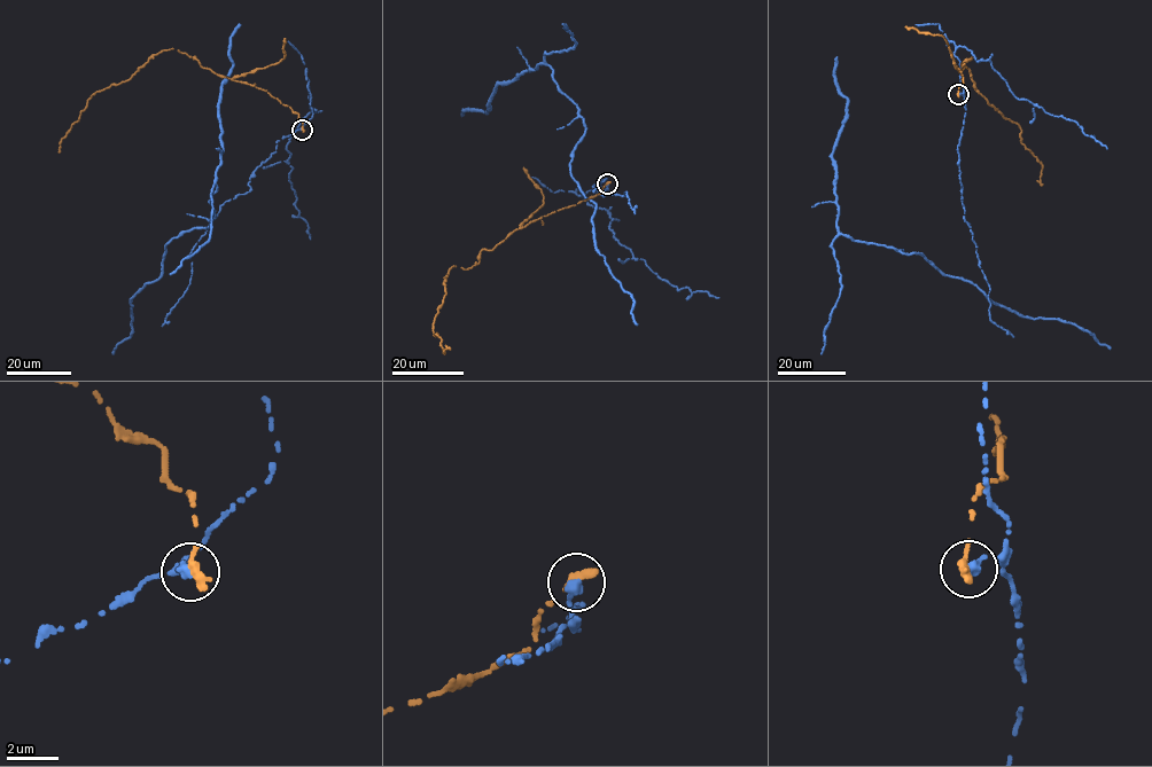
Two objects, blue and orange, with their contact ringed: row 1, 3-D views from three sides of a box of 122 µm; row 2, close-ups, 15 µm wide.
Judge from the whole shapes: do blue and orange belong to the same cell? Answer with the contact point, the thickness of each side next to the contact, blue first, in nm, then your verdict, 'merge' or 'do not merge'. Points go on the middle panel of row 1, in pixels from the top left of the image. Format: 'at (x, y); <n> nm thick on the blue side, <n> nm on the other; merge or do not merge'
at (607, 184); 380 nm thick on the blue side, 420 nm on the other; do not merge

